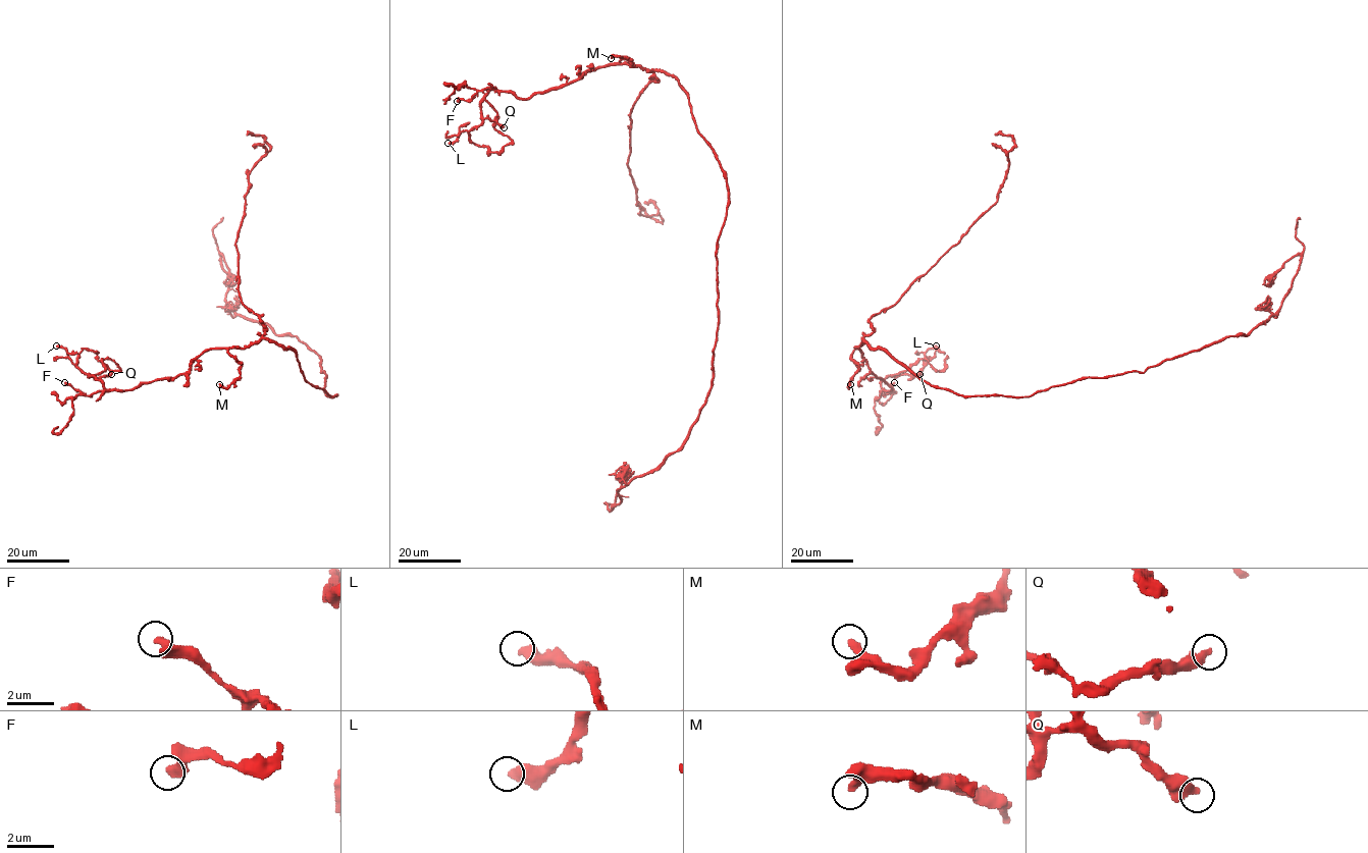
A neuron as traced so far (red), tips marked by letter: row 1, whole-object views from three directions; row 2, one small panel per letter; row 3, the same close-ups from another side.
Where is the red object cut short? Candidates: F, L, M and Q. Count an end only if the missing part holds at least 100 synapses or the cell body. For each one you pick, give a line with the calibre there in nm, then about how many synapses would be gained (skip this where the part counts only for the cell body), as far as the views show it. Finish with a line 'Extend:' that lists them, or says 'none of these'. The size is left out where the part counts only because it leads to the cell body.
Extend: none of these

